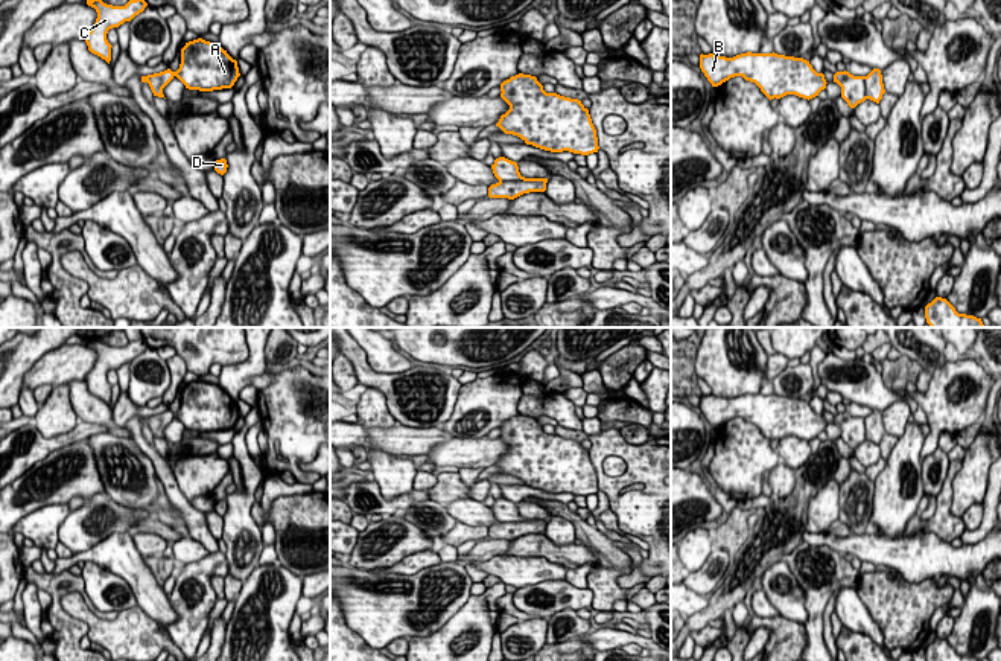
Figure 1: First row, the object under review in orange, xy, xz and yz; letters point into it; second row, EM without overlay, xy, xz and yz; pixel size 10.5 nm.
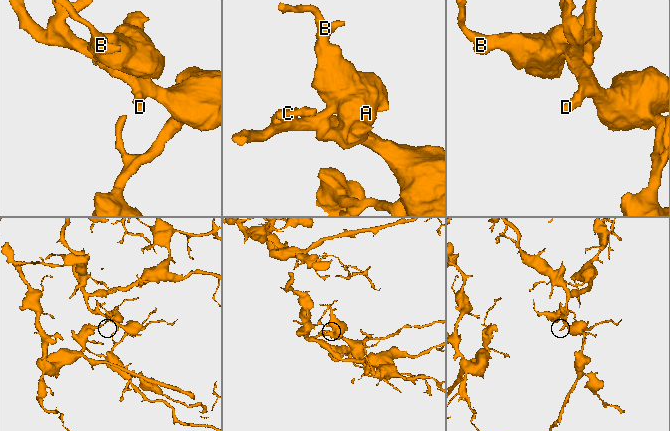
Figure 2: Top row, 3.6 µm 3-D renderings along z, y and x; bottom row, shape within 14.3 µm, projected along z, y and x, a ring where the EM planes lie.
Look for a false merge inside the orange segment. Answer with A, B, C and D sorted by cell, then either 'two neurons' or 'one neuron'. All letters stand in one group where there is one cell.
groups A B C D; one neuron

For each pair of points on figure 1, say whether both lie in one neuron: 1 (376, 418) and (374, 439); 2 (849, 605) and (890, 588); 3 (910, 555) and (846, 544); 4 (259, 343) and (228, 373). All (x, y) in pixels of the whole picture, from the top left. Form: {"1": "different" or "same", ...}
{"1": "different", "2": "different", "3": "same", "4": "same"}

